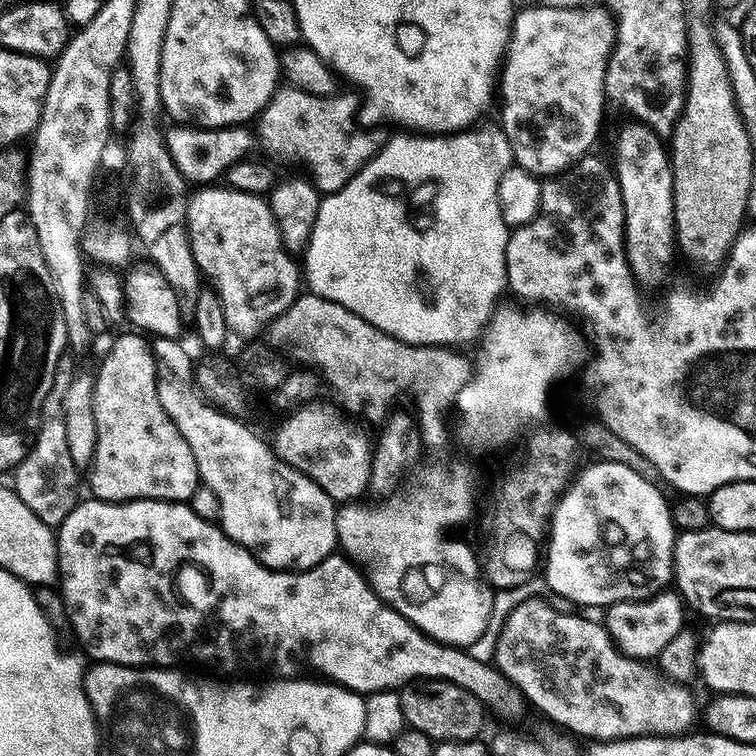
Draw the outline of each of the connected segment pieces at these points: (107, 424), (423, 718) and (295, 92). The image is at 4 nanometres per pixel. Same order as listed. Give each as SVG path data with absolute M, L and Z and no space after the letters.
M128 330L125 336L120 336L108 348L108 353L104 356L104 361L100 364L100 369L95 369L96 385L94 386L94 422L98 430L98 442L92 455L92 462L86 469L86 484L92 487L91 495L98 500L109 502L127 502L130 500L170 500L173 502L191 501L194 490L201 487L200 471L198 462L194 462L194 453L190 450L190 445L186 443L186 438L178 434L178 426L162 410L162 402L158 402L158 390L156 389L156 367L154 366L154 354L152 346L147 335L141 334L136 330Z
M418 680L399 689L405 725L422 730L434 742L475 740L484 728L485 705L462 686L445 680Z
M284 86L274 93L271 102L265 106L258 117L258 125L260 124L258 140L261 145L265 144L270 151L277 152L280 156L302 160L305 166L313 172L310 179L321 193L336 192L342 186L346 186L350 178L358 175L374 159L382 143L382 136L378 133L356 125L356 116L358 120L358 100L356 104L352 96L343 96L343 94L315 96L291 86Z

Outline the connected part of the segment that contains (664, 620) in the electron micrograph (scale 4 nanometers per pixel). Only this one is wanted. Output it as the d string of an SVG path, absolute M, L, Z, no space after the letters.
M661 590L647 600L623 600L617 604L609 604L605 612L608 613L602 616L602 623L612 635L617 648L628 656L645 662L659 657L660 651L686 628L686 605L680 593L675 590Z

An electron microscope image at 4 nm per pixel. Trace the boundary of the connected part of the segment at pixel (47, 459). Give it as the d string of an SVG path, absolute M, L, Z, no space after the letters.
M65 354L58 362L56 373L54 374L54 382L50 386L50 394L46 394L44 399L43 419L40 422L40 429L36 431L36 440L32 443L31 450L26 454L26 458L14 469L16 482L14 481L14 489L19 498L42 520L42 522L51 526L59 526L73 510L76 509L80 492L80 484L82 488L82 476L78 471L74 458L70 458L70 445L66 442L66 422L62 414L62 398L66 398L66 389L70 387L74 373L77 371L78 365L71 360L71 355Z

